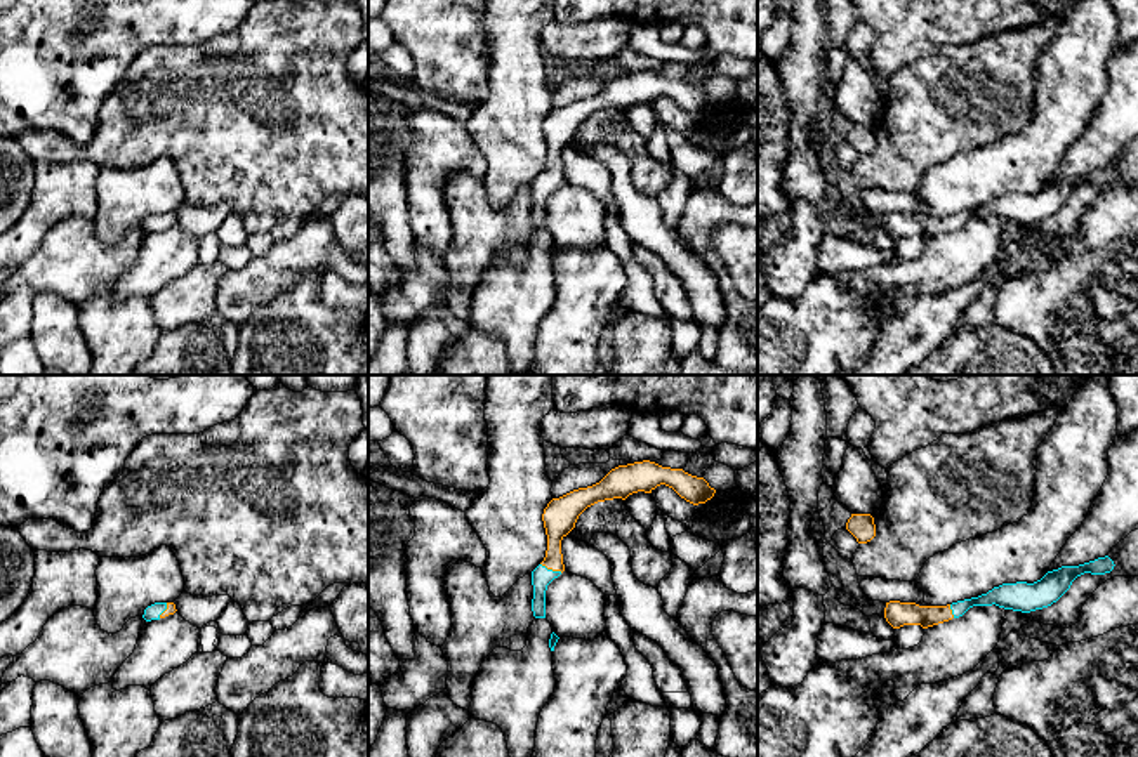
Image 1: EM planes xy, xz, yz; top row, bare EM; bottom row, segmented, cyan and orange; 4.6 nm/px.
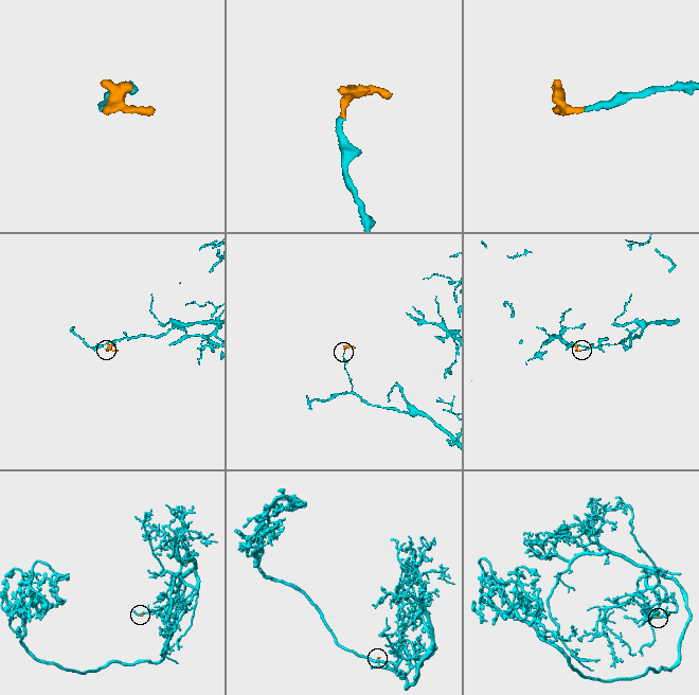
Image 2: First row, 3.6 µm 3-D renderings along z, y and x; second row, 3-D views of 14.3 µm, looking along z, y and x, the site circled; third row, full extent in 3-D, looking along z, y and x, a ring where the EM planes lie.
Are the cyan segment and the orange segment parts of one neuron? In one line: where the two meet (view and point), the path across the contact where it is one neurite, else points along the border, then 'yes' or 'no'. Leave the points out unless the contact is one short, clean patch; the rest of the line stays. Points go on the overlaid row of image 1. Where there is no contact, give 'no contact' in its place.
xz (551, 570) | across xz (541, 577), (551, 570), (553, 539), (560, 518) | yes

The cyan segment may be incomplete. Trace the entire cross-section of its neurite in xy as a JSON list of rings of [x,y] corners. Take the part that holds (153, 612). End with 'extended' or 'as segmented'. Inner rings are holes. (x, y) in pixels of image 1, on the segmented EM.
[[[155,602],[151,606],[148,606],[144,609],[144,615],[142,618],[146,622],[151,622],[151,620],[160,620],[160,618],[165,618],[169,615],[174,615],[177,609],[175,609],[175,604],[174,602]]]; extended

